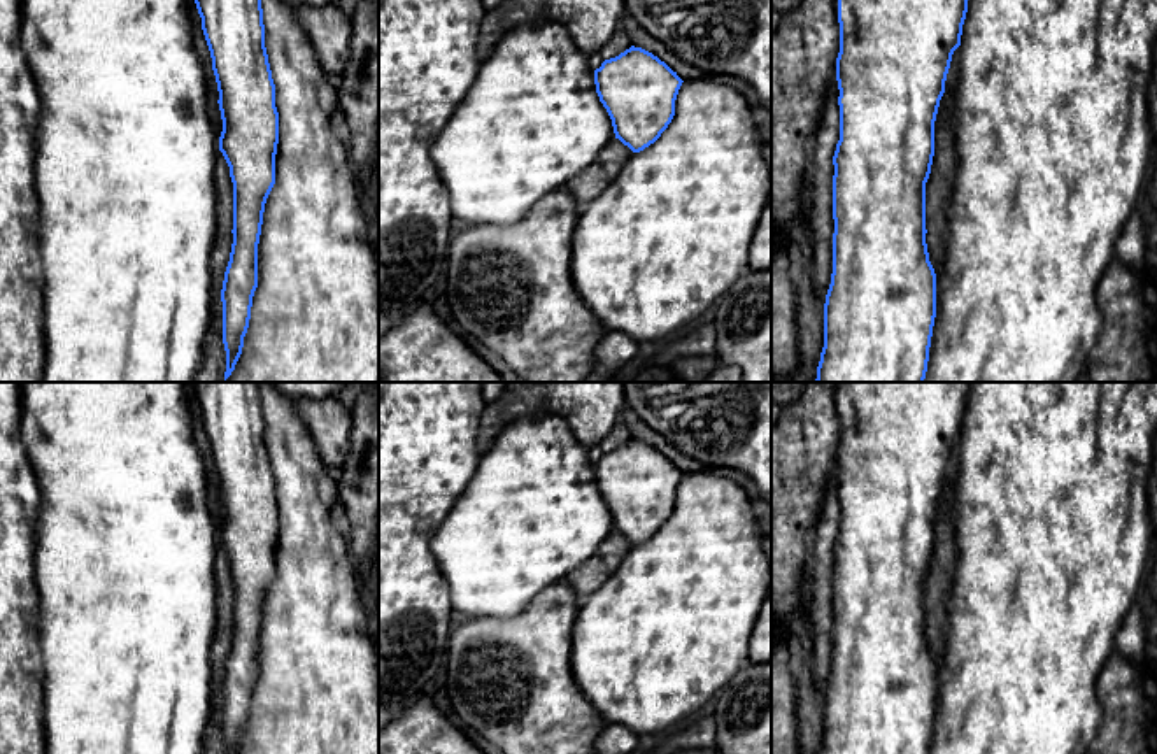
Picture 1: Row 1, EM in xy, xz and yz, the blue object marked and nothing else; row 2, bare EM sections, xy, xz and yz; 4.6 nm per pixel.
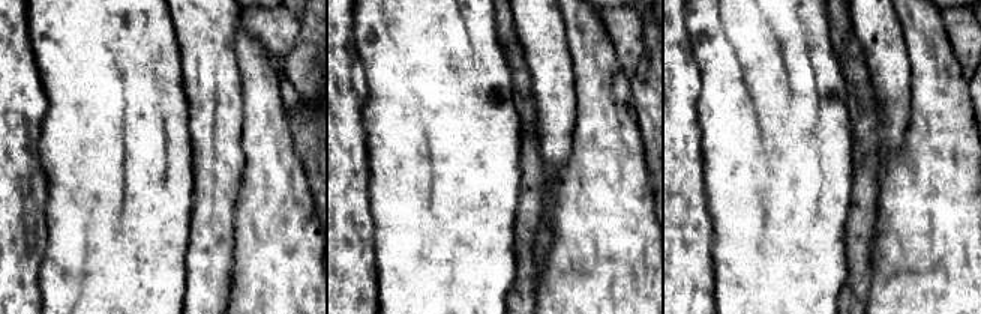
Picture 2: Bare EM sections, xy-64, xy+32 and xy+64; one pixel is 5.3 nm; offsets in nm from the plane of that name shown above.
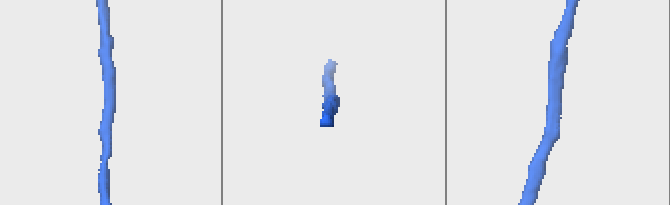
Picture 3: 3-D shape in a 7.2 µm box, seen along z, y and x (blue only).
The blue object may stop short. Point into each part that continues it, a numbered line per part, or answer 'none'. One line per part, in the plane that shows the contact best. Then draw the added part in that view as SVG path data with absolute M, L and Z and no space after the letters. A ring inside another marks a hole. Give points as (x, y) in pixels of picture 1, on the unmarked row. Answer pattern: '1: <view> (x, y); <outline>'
none

